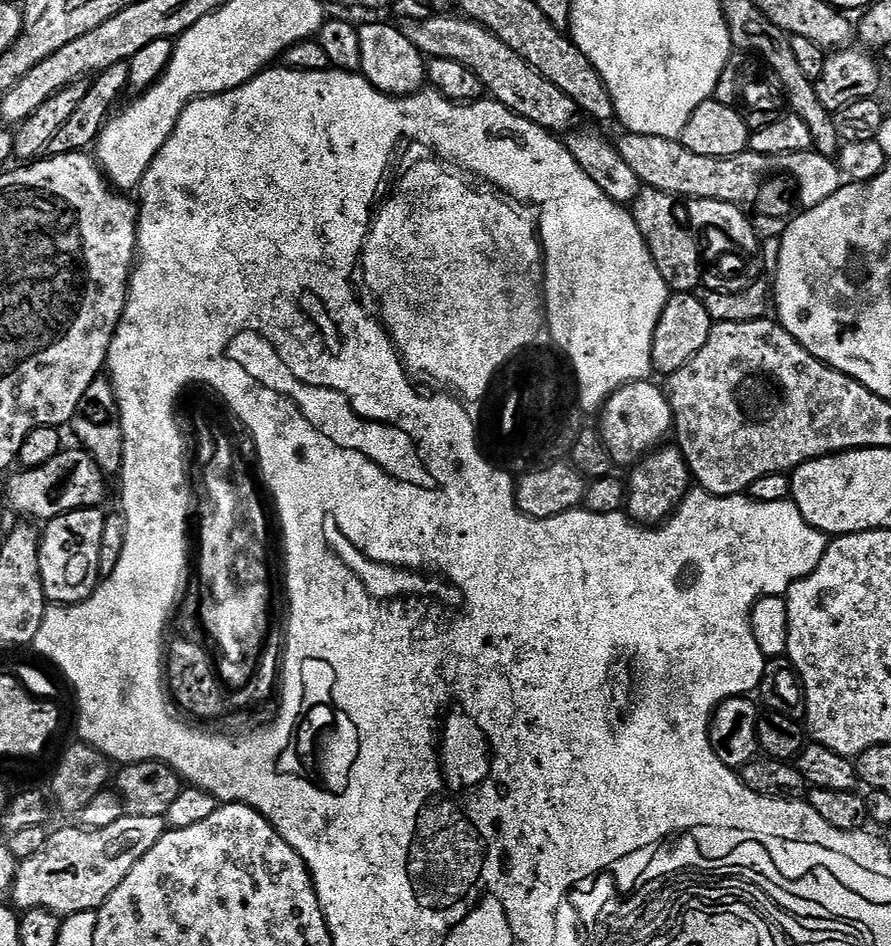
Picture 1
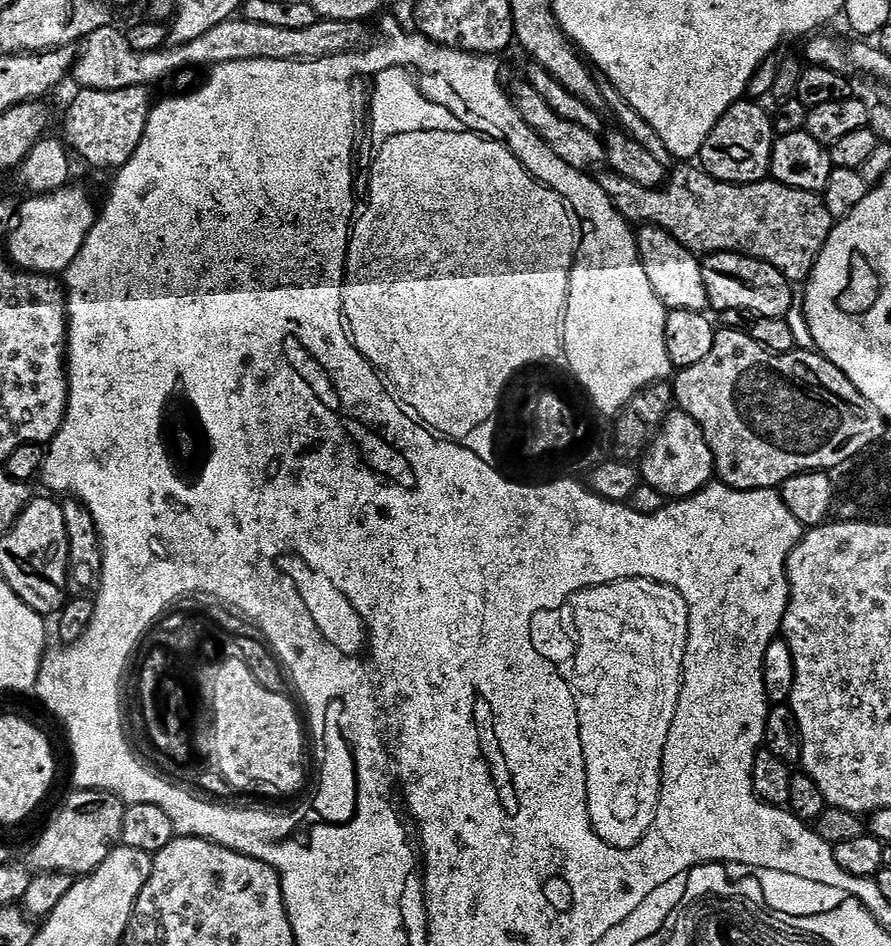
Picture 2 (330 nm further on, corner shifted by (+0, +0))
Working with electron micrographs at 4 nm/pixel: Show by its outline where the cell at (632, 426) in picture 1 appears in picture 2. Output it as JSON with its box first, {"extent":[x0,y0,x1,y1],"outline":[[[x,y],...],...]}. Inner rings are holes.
{"extent":[638,410,716,498],"outline":[[[676,410],[665,415],[638,467],[643,483],[654,486],[654,490],[666,498],[683,498],[693,496],[713,483],[716,463],[698,422],[694,422],[694,418],[685,412]]]}

